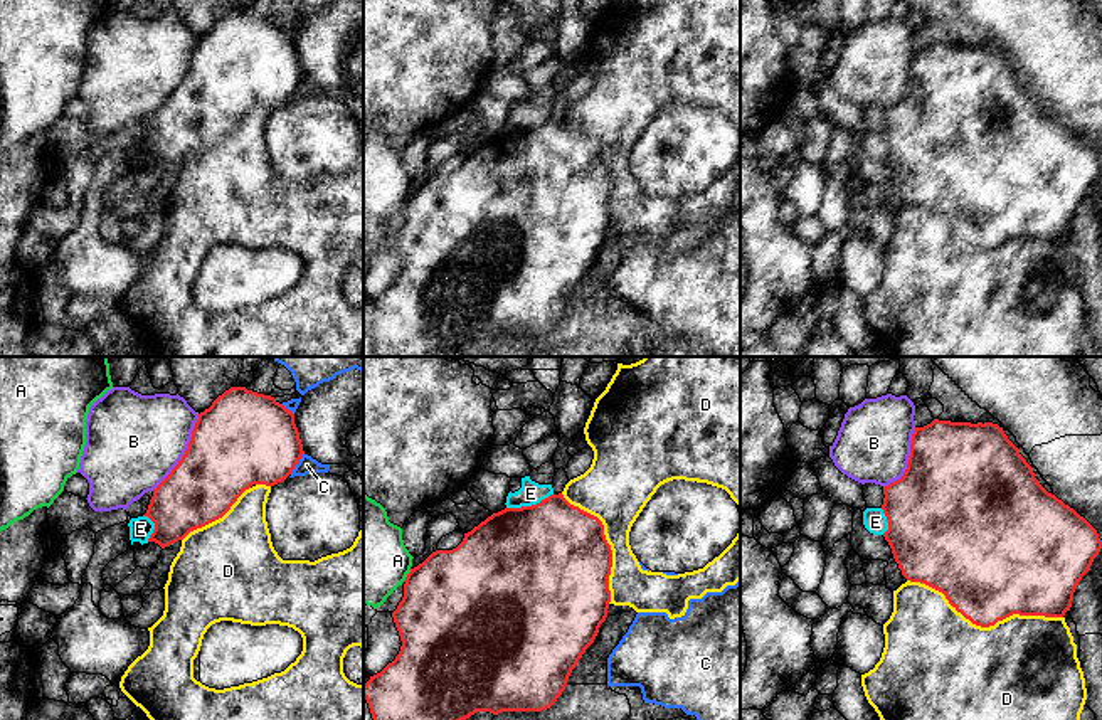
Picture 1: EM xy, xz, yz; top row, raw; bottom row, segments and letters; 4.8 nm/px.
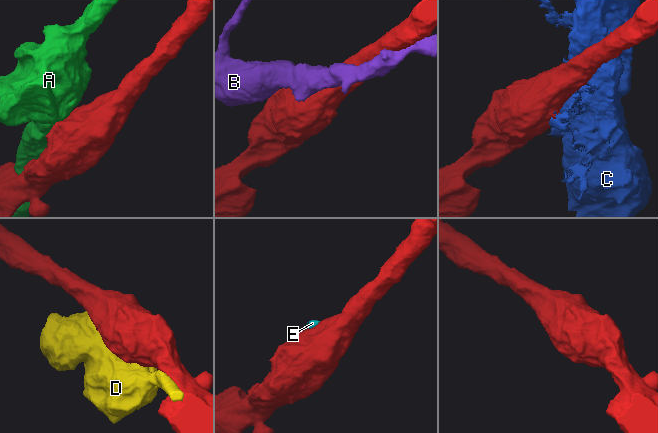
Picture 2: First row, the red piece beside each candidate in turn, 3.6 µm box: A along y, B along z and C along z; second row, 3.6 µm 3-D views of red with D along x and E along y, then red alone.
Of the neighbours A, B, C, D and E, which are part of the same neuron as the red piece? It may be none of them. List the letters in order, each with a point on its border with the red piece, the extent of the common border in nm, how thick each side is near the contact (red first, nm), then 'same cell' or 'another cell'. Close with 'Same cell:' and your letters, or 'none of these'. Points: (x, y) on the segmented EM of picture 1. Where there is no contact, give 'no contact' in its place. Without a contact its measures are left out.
A: xz (407, 576) | 80 nm | 480/420 nm | another cell
B: xy (185, 453) | 440 nm | 440/440 nm | another cell
C: xy (296, 463) | 120 nm | 440/90 nm | another cell
D: yz (985, 626) | 750 nm | 460/480 nm | another cell
E: xz (529, 507) | 240 nm | 500/110 nm | another cell
Same cell: none of these

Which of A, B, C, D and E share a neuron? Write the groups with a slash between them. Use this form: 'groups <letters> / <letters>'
groups A / B / C / D / E

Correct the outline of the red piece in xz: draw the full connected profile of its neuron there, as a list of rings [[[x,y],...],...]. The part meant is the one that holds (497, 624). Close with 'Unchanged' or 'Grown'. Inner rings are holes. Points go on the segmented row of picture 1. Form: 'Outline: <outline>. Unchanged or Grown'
Outline: [[[562,493],[550,495],[532,506],[505,508],[493,513],[471,532],[453,550],[436,550],[422,564],[411,569],[404,584],[404,597],[392,612],[402,646],[392,663],[380,673],[370,676],[363,685],[363,698],[368,703],[374,720],[466,720],[476,712],[542,712],[550,708],[567,686],[572,670],[585,649],[594,643],[601,624],[607,617],[611,602],[609,575],[612,567],[612,550],[604,535],[602,521],[570,505]]]. Unchanged

